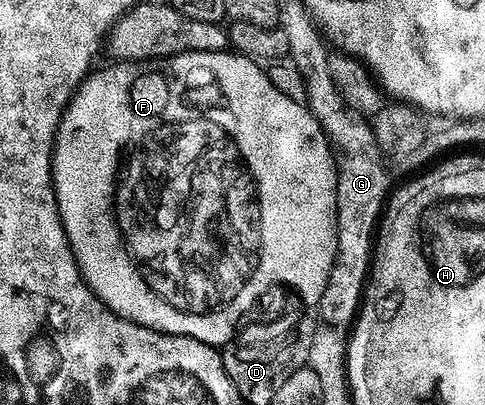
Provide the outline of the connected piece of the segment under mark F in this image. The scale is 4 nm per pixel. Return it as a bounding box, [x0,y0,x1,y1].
[52,50,338,346]

